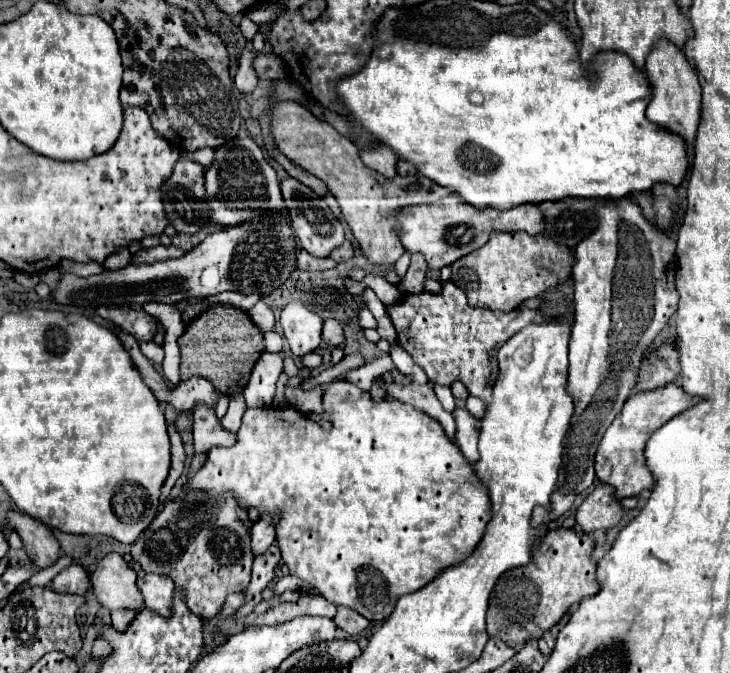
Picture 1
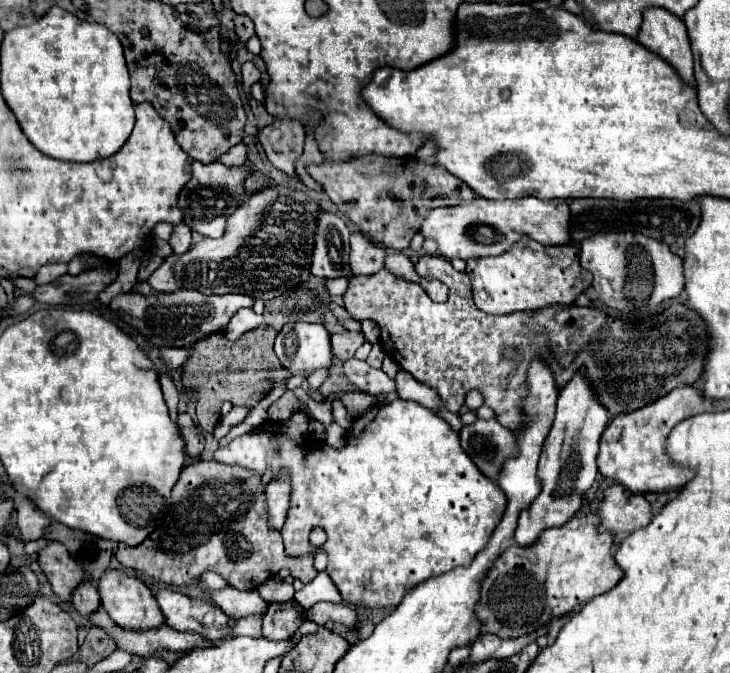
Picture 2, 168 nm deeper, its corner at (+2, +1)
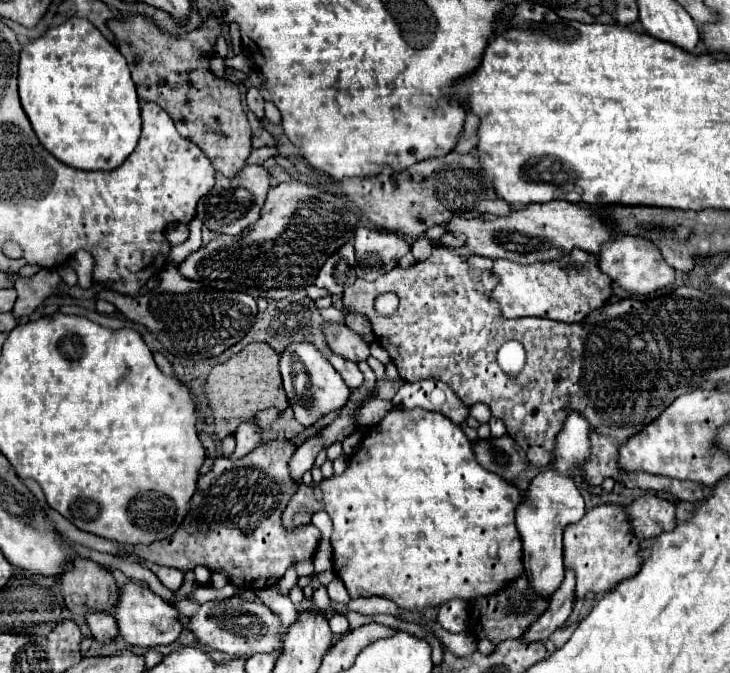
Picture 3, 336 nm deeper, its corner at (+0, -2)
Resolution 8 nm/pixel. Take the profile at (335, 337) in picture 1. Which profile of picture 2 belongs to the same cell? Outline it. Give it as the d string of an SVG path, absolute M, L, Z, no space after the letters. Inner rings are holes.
M338 333L338 335L332 335L332 353L340 361L346 361L346 359L354 357L356 349L362 343L364 343L364 335L362 333Z

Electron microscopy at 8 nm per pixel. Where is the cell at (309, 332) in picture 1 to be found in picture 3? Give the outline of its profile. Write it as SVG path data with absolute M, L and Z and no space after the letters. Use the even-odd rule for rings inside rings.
M290 342L288 348L280 354L280 374L288 402L294 408L294 416L306 428L318 424L324 414L338 410L348 402L350 388L344 384L322 350L318 350L312 342Z

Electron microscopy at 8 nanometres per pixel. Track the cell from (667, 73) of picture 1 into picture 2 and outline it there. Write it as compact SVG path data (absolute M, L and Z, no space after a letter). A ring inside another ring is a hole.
M648 7L638 33L638 43L662 55L680 73L682 81L690 83L694 79L694 59L686 25L676 15L670 15L670 11L662 11L662 7Z

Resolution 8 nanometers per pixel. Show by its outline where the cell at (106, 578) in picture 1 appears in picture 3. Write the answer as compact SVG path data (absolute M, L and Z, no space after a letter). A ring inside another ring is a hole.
M128 582L122 586L118 602L114 604L114 618L116 618L122 638L128 644L144 646L144 648L172 644L180 636L180 630L182 630L176 608L168 604L166 600L162 600L158 594L154 594L148 586L134 584L134 582Z

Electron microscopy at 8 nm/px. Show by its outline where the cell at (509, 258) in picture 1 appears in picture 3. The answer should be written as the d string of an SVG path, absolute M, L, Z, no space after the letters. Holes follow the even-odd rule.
M578 248L552 262L516 264L510 260L494 260L492 272L498 284L490 296L500 304L502 316L506 318L538 316L560 322L580 322L612 296L612 282L596 270L596 256ZM604 288L606 292L602 292Z

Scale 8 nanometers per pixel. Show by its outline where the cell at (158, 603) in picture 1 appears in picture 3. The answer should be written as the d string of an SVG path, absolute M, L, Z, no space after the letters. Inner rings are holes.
M236 596L224 602L202 604L200 610L186 620L186 628L196 636L200 644L230 656L252 656L258 652L268 652L272 646L276 646L276 618L272 618L272 610L262 602L244 602Z

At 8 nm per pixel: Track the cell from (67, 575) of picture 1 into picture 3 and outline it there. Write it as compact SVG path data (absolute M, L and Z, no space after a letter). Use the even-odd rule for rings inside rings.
M96 610L96 612L86 612L86 622L92 630L92 636L100 642L110 642L116 636L116 620L112 618L110 612Z

